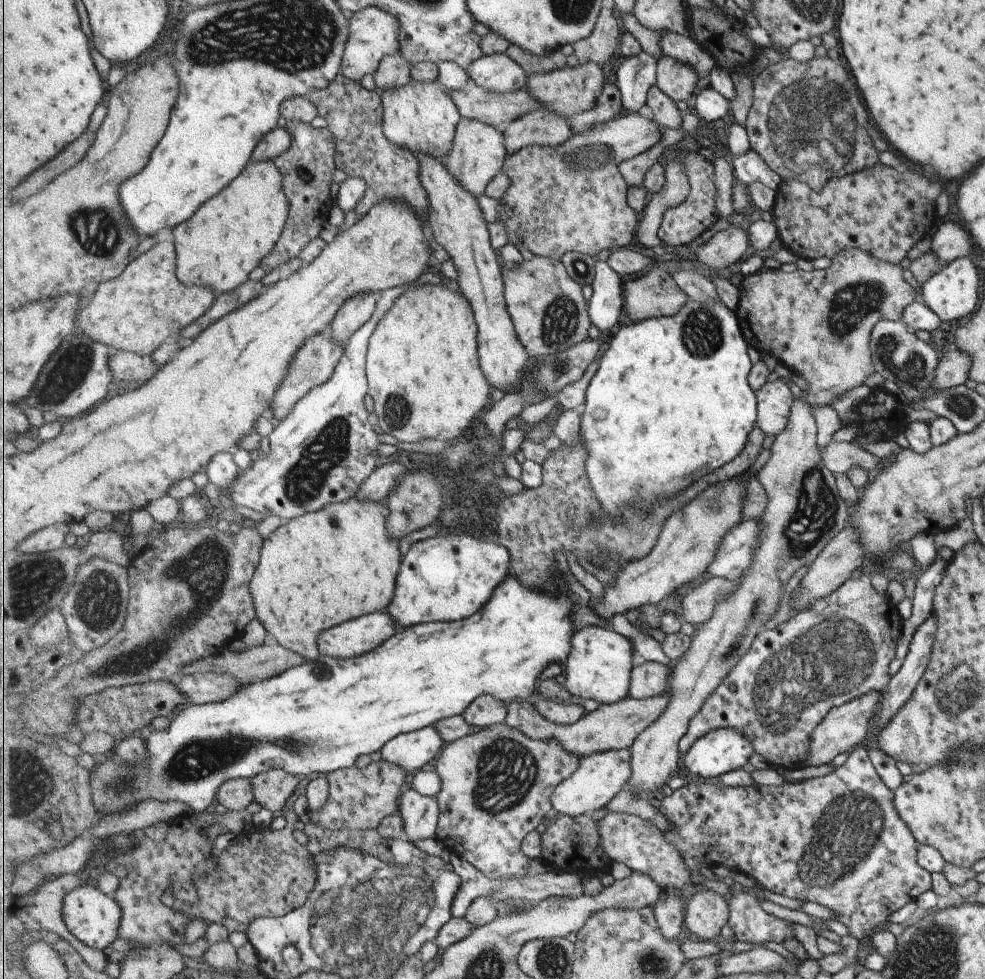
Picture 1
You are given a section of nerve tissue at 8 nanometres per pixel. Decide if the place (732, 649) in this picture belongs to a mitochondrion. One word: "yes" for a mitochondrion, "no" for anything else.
yes

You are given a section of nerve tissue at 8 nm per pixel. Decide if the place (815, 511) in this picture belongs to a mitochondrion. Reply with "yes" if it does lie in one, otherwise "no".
yes

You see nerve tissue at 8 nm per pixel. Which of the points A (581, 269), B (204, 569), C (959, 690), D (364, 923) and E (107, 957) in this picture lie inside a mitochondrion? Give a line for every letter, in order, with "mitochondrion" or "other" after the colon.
A: mitochondrion
B: mitochondrion
C: mitochondrion
D: mitochondrion
E: other

